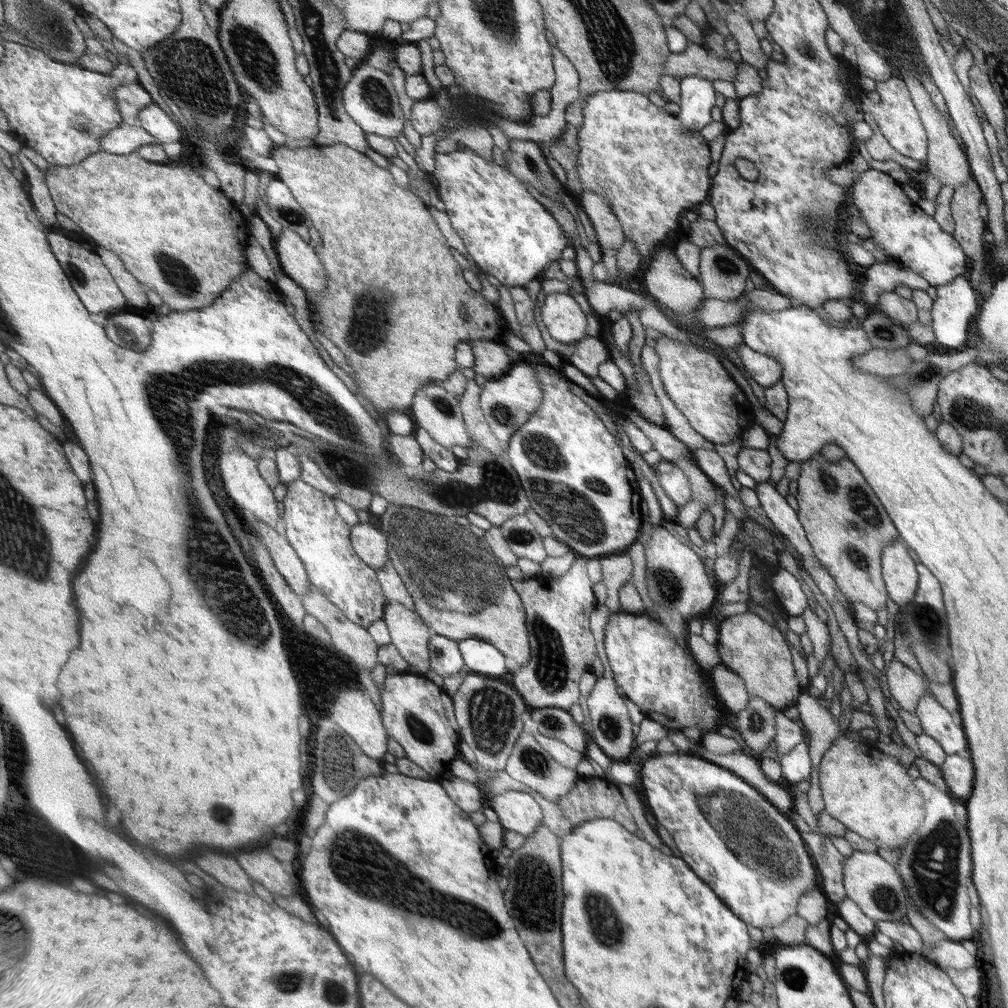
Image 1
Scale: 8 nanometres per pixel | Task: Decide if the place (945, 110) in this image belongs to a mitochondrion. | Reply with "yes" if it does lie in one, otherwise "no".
no

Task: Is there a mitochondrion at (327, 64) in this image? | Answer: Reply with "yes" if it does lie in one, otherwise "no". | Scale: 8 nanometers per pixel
yes

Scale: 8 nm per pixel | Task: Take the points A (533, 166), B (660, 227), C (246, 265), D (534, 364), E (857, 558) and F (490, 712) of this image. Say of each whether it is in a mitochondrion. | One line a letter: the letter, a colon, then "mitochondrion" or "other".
A: mitochondrion
B: other
C: other
D: other
E: mitochondrion
F: mitochondrion

